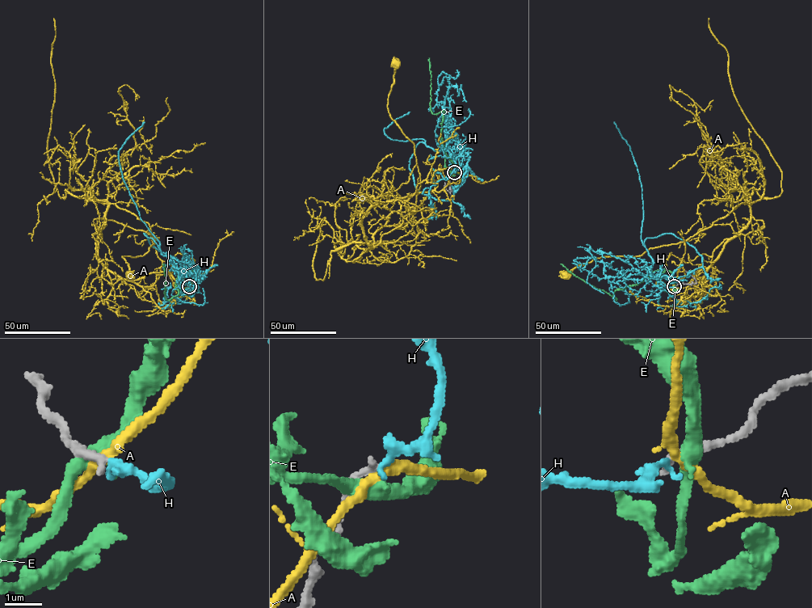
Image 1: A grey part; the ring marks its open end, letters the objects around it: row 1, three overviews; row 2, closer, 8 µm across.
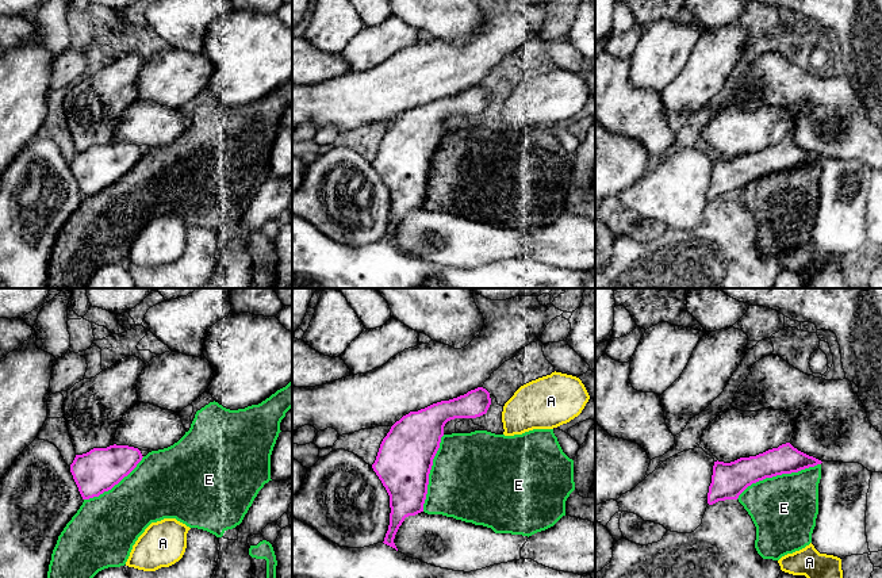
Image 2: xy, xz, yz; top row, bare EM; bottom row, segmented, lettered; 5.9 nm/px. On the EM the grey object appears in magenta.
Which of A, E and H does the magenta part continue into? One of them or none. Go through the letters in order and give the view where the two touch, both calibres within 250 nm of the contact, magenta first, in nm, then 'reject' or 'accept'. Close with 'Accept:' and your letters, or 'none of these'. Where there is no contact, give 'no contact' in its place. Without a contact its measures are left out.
A: no contact; reject
E: contact in yz; calibres 180 and 400 nm; reject
H: no contact; accept
Accept: H

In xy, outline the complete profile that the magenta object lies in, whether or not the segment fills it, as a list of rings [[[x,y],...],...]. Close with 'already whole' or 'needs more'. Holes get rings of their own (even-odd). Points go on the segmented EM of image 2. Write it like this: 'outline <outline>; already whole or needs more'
outline [[[110,445],[76,455],[70,472],[83,499],[99,497],[127,476],[142,460],[138,448]]]; already whole

